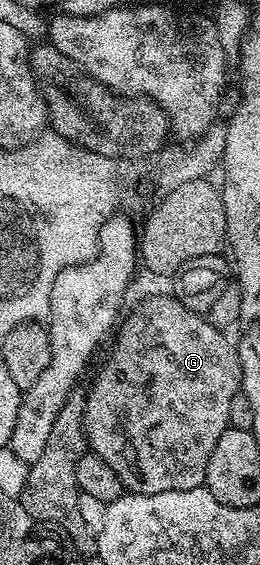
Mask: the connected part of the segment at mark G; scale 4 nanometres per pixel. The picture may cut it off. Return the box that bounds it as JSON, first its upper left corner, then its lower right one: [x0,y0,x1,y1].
[84,293,242,495]

